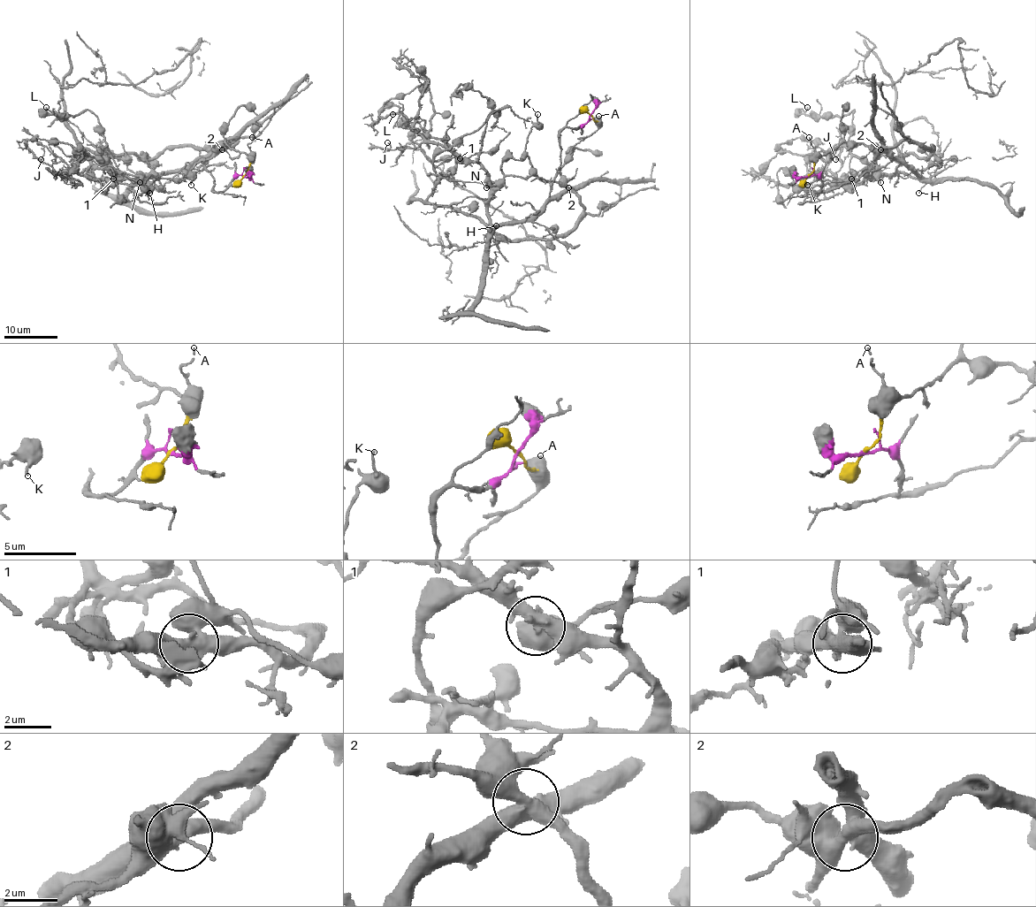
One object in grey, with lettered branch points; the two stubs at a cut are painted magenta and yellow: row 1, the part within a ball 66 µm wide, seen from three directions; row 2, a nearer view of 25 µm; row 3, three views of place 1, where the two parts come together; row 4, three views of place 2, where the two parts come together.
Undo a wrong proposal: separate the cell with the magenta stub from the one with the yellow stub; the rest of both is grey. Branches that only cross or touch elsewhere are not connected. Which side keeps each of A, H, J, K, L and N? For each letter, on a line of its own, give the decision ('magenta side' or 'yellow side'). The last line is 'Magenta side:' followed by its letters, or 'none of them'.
A: yellow side
H: magenta side
J: magenta side
K: yellow side
L: yellow side
N: yellow side
Magenta side: H, J

